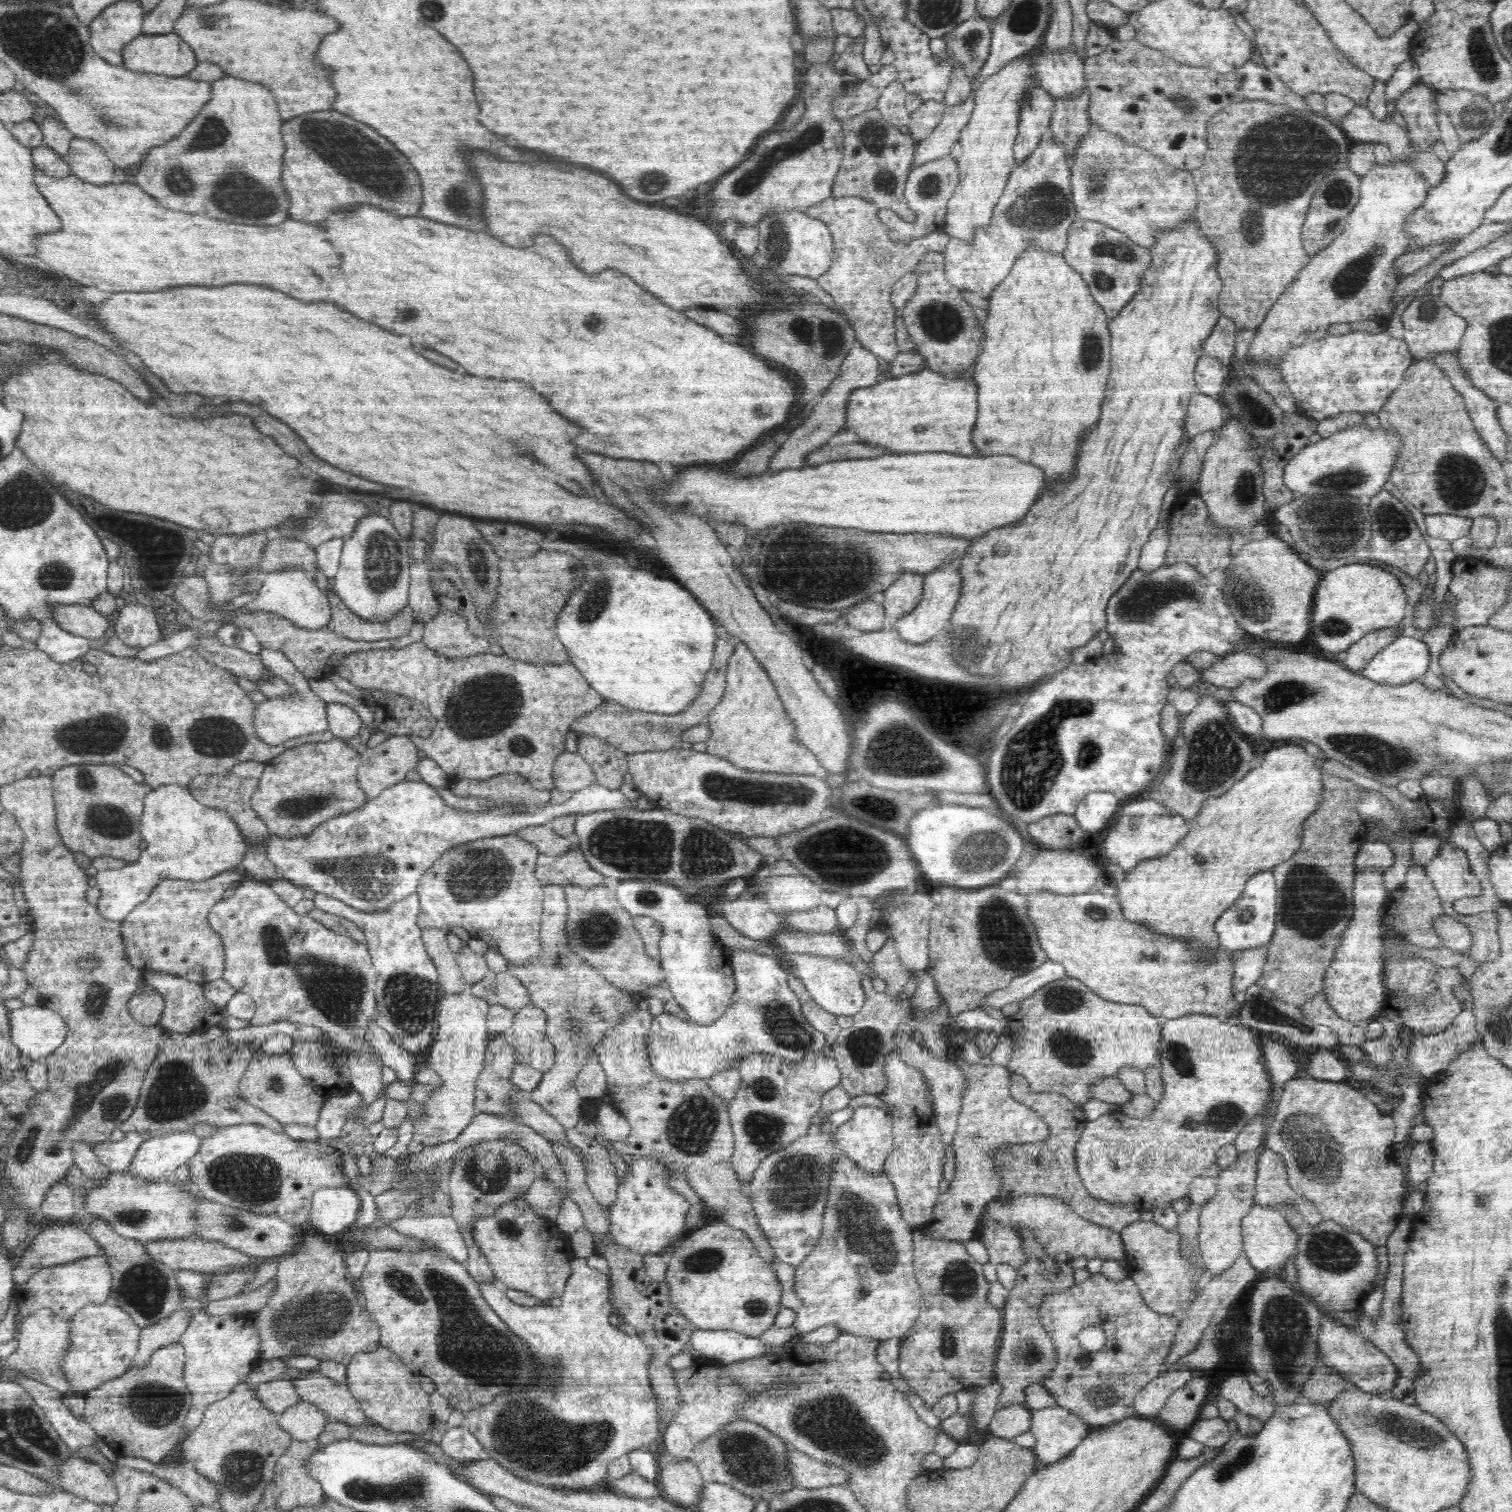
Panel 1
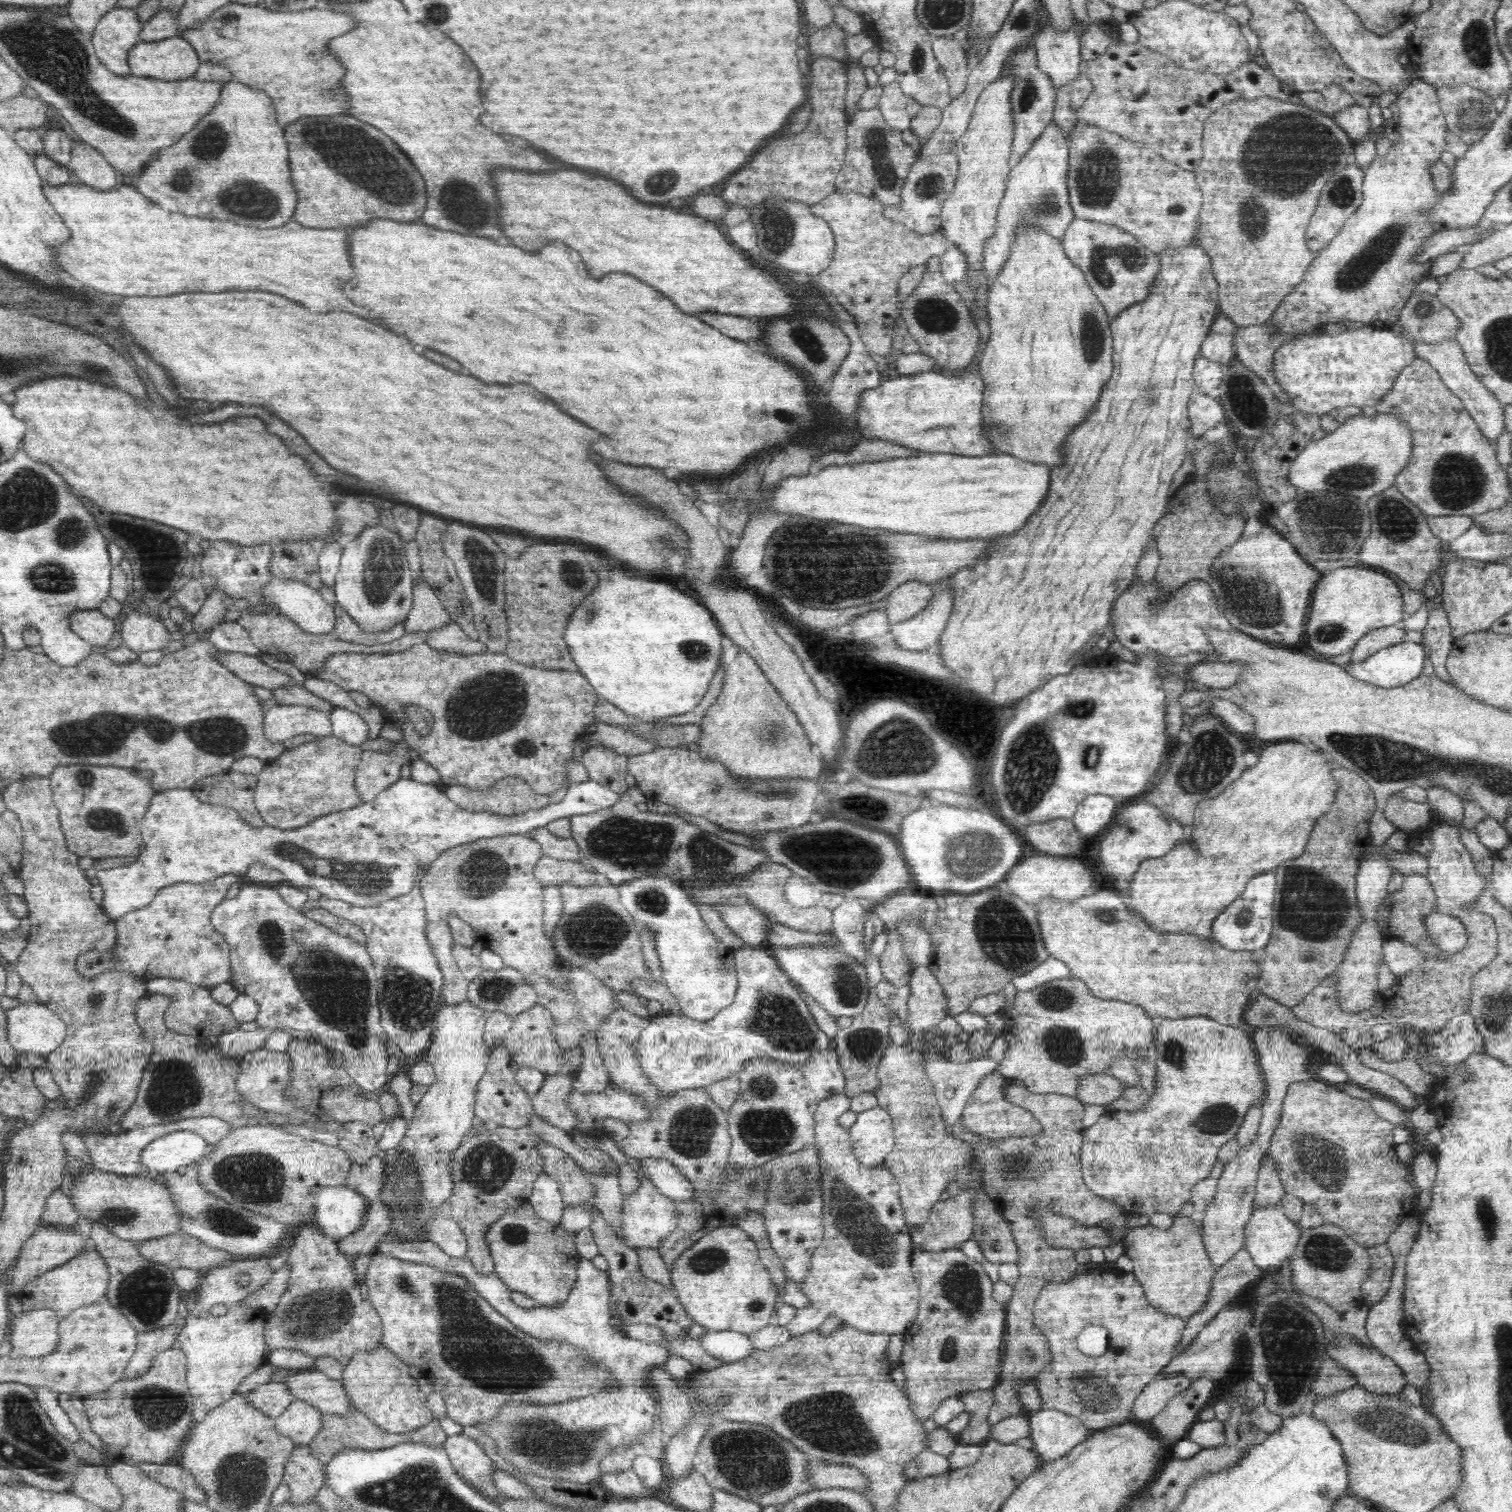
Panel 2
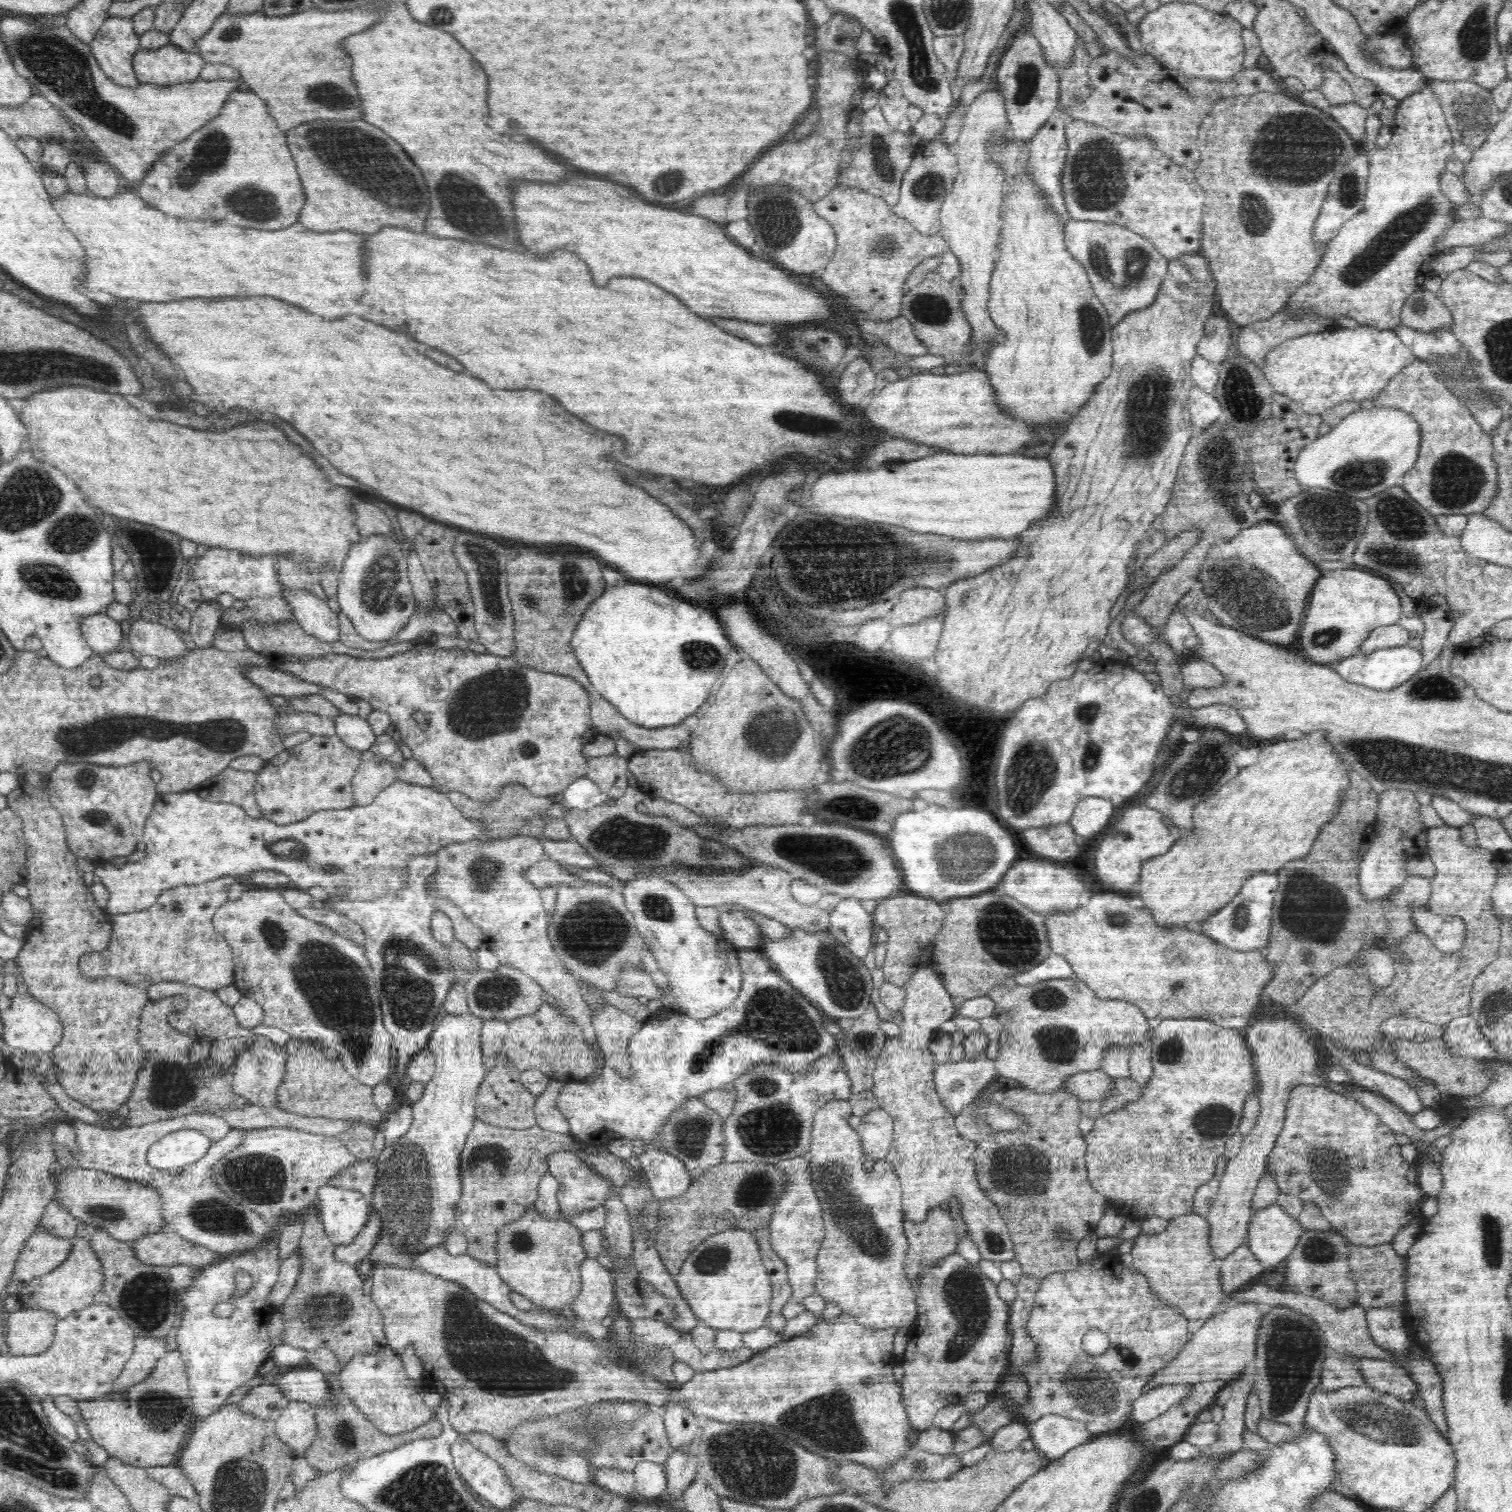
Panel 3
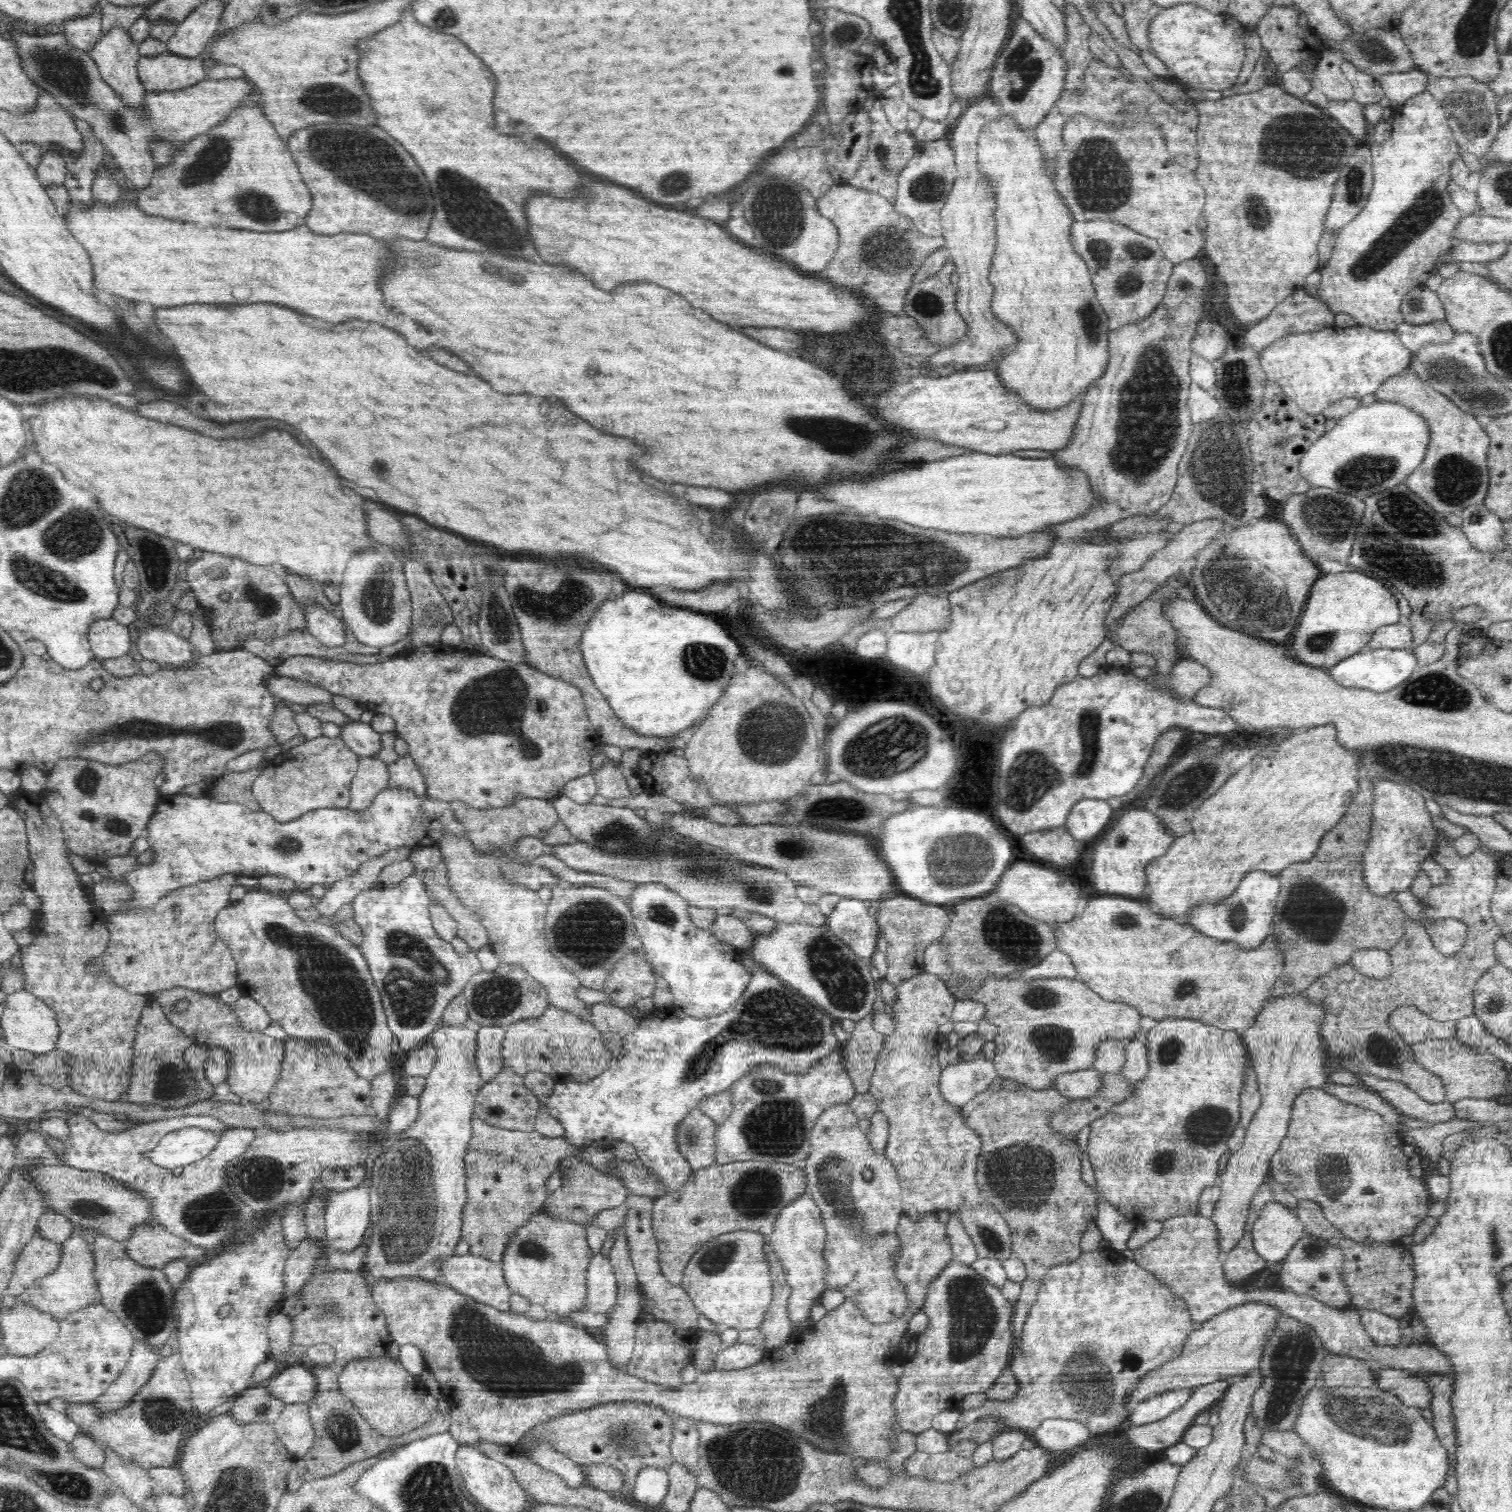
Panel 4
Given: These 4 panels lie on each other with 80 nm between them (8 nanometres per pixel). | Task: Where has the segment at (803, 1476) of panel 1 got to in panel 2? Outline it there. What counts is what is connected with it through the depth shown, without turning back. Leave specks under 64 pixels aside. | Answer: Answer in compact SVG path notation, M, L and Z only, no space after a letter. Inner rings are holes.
M828 1462L810 1463L809 1481L818 1489L852 1489L864 1493L867 1489L867 1478L861 1470L844 1464L832 1464Z

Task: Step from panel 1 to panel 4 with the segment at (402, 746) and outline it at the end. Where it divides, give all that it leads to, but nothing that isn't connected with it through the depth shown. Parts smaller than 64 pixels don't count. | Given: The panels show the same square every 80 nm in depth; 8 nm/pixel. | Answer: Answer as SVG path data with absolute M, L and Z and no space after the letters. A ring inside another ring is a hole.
M376 756L359 759L356 776L351 780L351 802L348 806L353 812L364 812L374 801L376 795L388 788L390 771L387 764Z

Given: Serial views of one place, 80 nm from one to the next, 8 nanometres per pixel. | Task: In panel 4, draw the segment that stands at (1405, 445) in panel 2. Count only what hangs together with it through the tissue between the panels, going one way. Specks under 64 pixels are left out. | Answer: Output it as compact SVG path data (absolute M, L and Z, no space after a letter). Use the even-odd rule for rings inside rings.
M1360 404L1304 452L1299 464L1300 476L1311 487L1331 488L1363 501L1372 494L1398 486L1424 462L1428 434L1430 430L1421 415L1401 404Z

